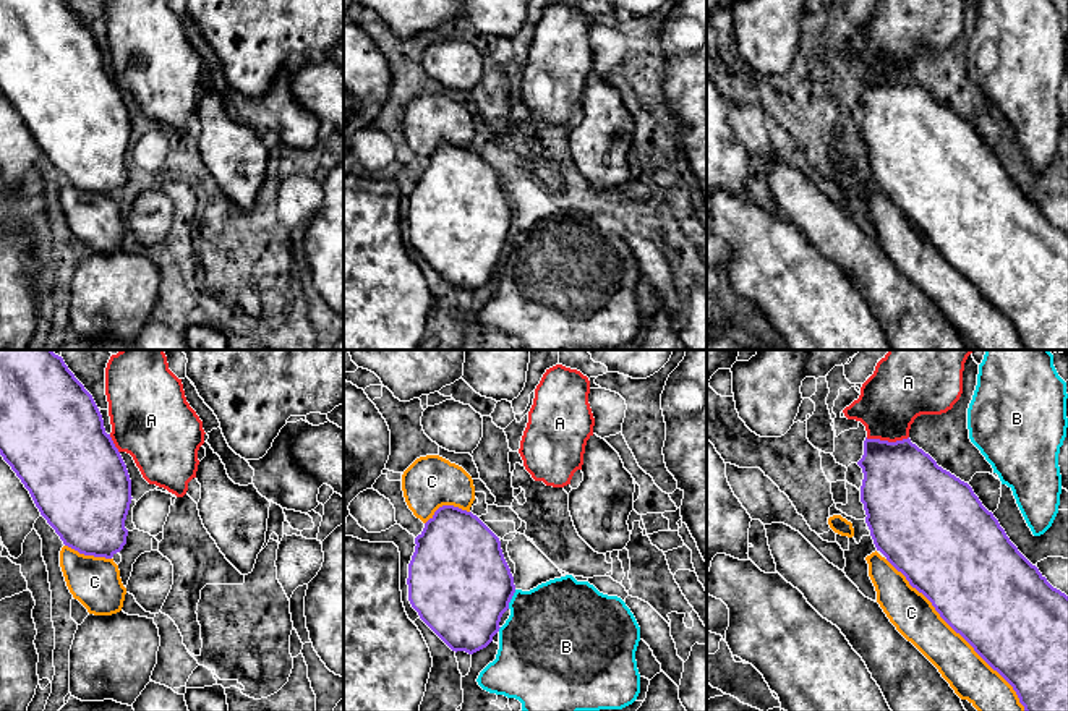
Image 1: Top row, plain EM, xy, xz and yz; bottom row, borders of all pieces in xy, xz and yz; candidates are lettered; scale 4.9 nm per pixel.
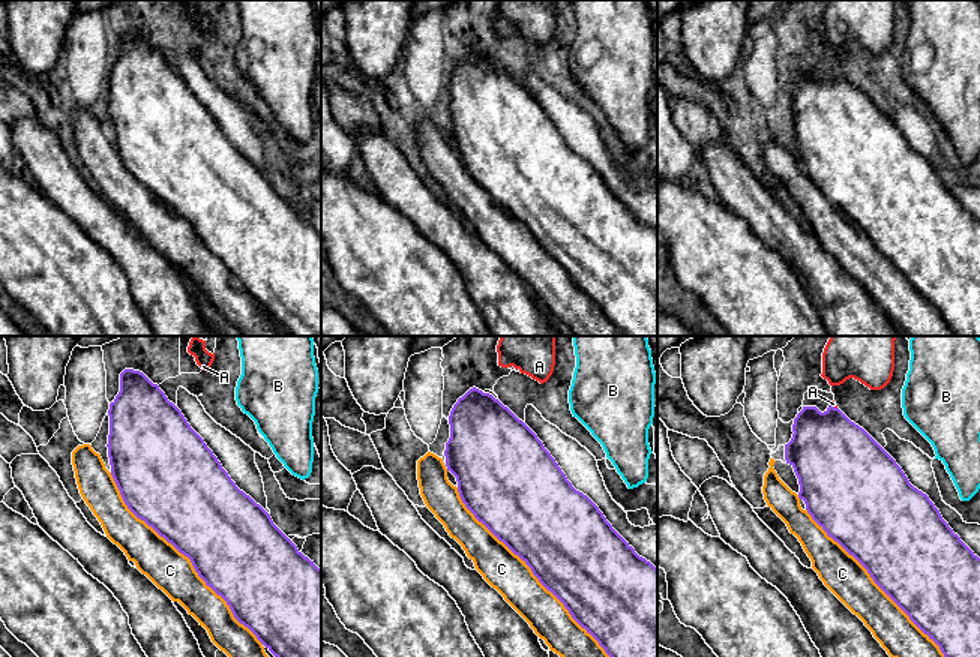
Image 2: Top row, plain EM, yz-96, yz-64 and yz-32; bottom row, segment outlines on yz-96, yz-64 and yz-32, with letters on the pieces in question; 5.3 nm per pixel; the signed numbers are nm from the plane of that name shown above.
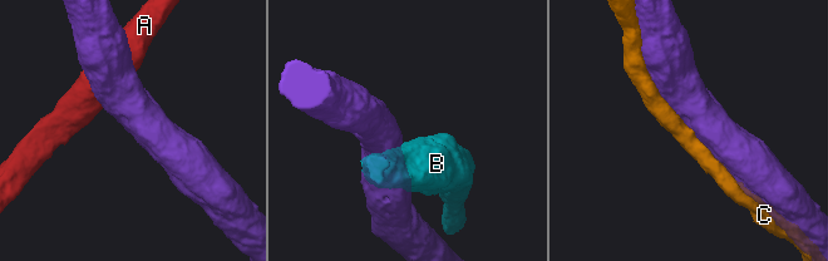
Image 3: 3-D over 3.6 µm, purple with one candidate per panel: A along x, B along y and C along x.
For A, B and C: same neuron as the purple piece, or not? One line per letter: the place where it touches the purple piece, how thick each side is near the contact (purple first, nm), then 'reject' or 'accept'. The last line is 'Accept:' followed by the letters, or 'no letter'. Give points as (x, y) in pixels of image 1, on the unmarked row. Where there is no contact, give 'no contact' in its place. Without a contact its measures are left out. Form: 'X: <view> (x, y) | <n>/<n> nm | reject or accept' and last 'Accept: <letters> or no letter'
A: yz (887, 78) | 420/300 nm | reject
B: xz (511, 235) | 500/440 nm | reject
C: yz (958, 269) | 500/220 nm | accept
Accept: C

